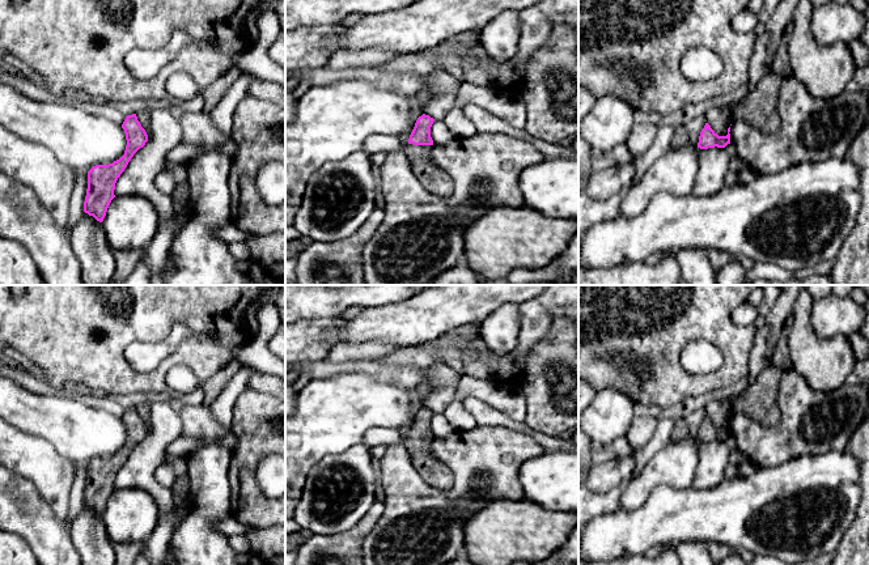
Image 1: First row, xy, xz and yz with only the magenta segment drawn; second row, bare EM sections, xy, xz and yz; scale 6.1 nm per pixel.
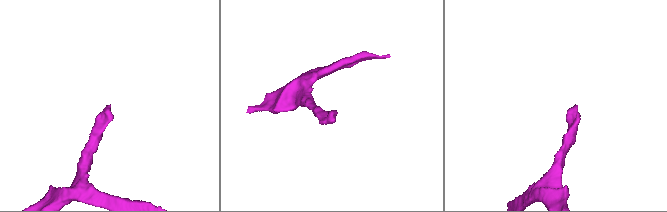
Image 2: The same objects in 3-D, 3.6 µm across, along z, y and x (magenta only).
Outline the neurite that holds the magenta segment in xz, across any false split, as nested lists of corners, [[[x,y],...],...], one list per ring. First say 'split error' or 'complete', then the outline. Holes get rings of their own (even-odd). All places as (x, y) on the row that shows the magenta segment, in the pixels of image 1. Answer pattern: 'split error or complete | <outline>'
split error | [[[423,114],[417,118],[403,152],[411,161],[414,174],[420,183],[432,194],[446,196],[452,194],[454,183],[452,178],[431,160],[433,140],[431,127],[434,119]]]

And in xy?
complete | [[[136,114],[126,116],[122,128],[126,133],[124,154],[109,165],[96,165],[88,171],[88,190],[84,212],[102,222],[111,200],[115,197],[115,183],[127,167],[133,154],[145,145],[148,135]]]

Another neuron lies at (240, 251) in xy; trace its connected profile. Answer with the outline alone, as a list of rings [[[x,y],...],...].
[[[229,243],[228,250],[237,260],[241,262],[251,260],[251,252],[246,243]]]

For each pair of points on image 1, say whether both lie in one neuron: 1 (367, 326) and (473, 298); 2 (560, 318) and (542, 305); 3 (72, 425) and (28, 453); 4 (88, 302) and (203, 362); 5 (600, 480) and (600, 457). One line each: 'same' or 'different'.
1: same
2: different
3: different
4: same
5: different

